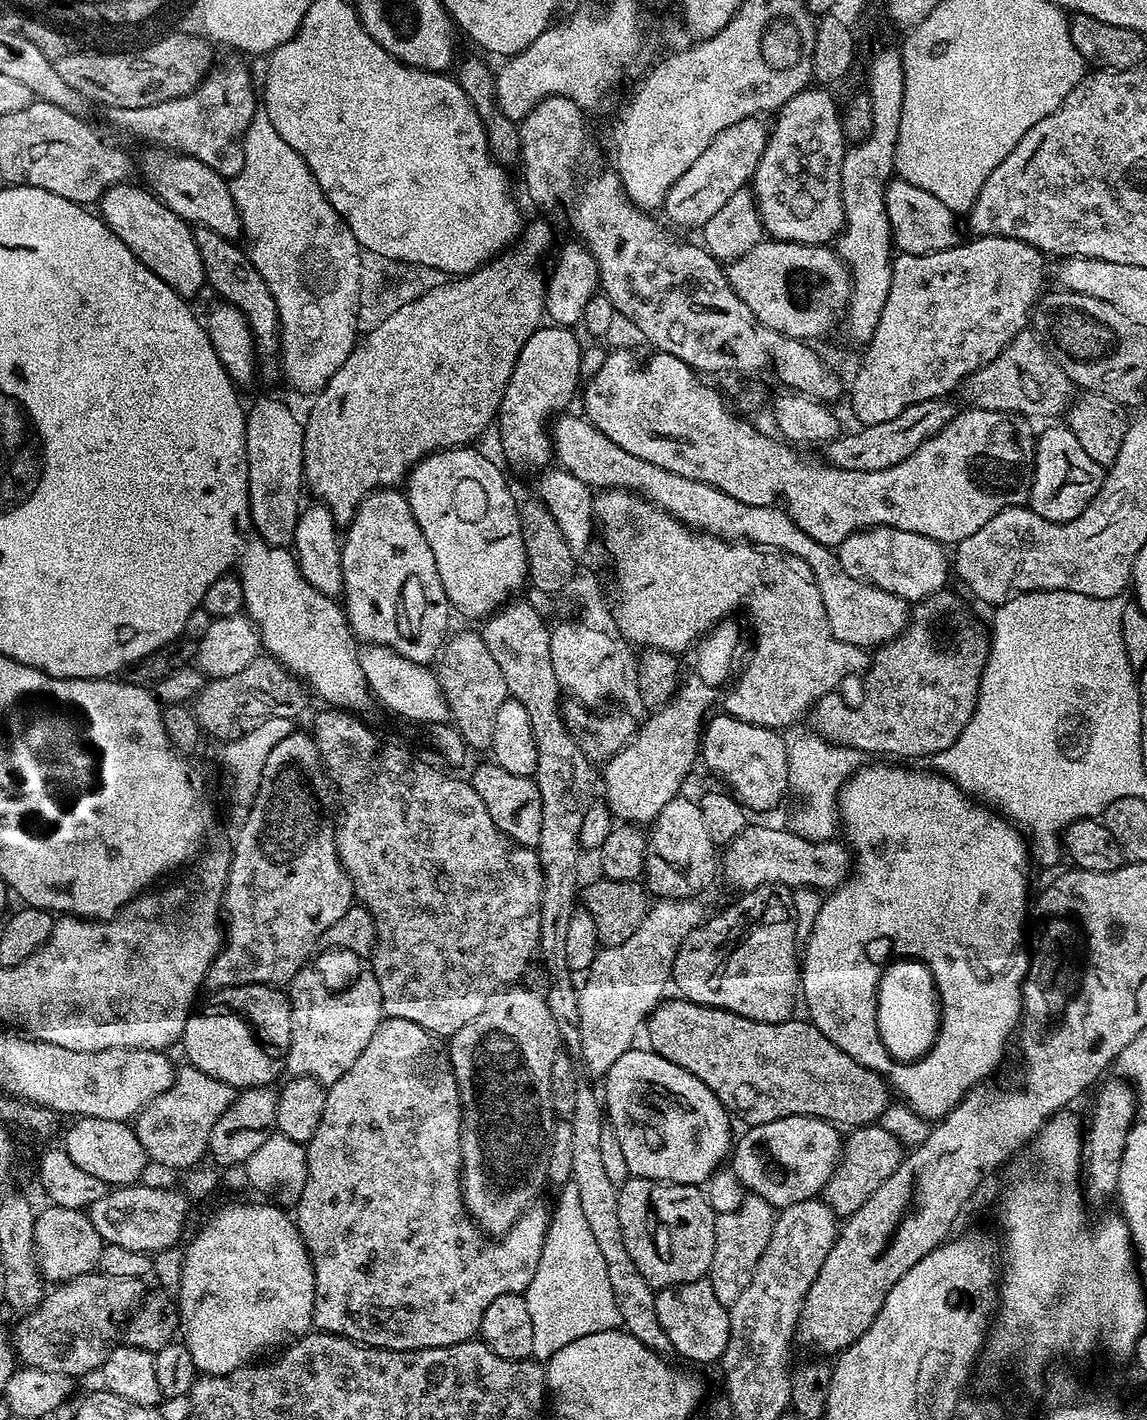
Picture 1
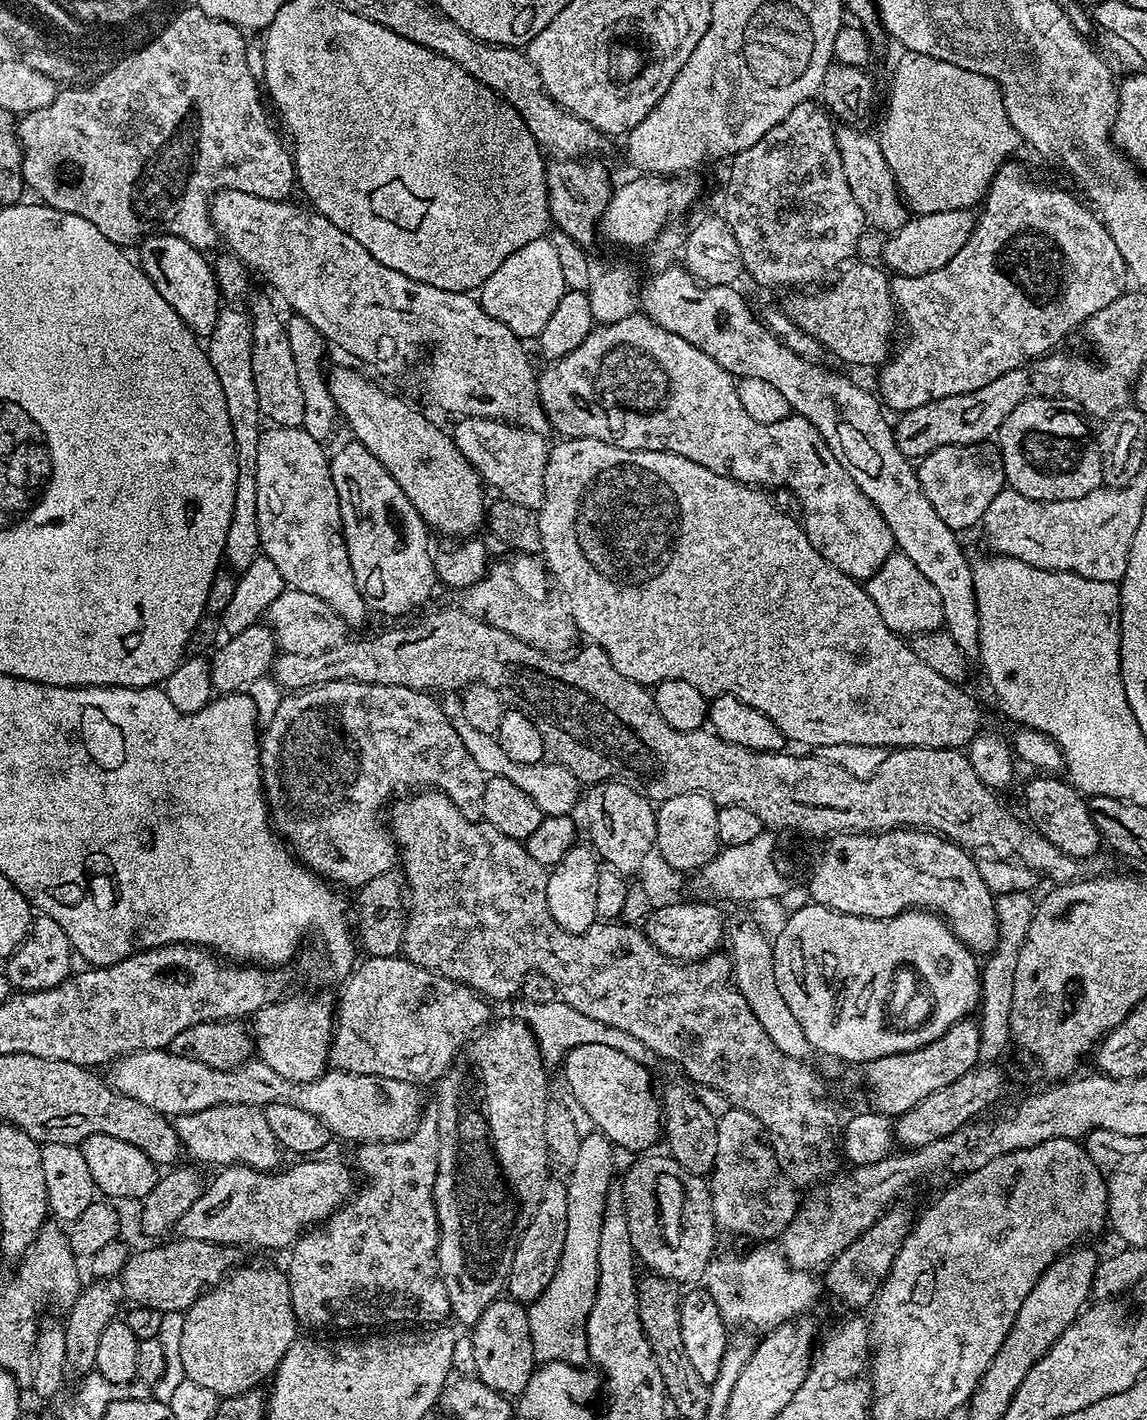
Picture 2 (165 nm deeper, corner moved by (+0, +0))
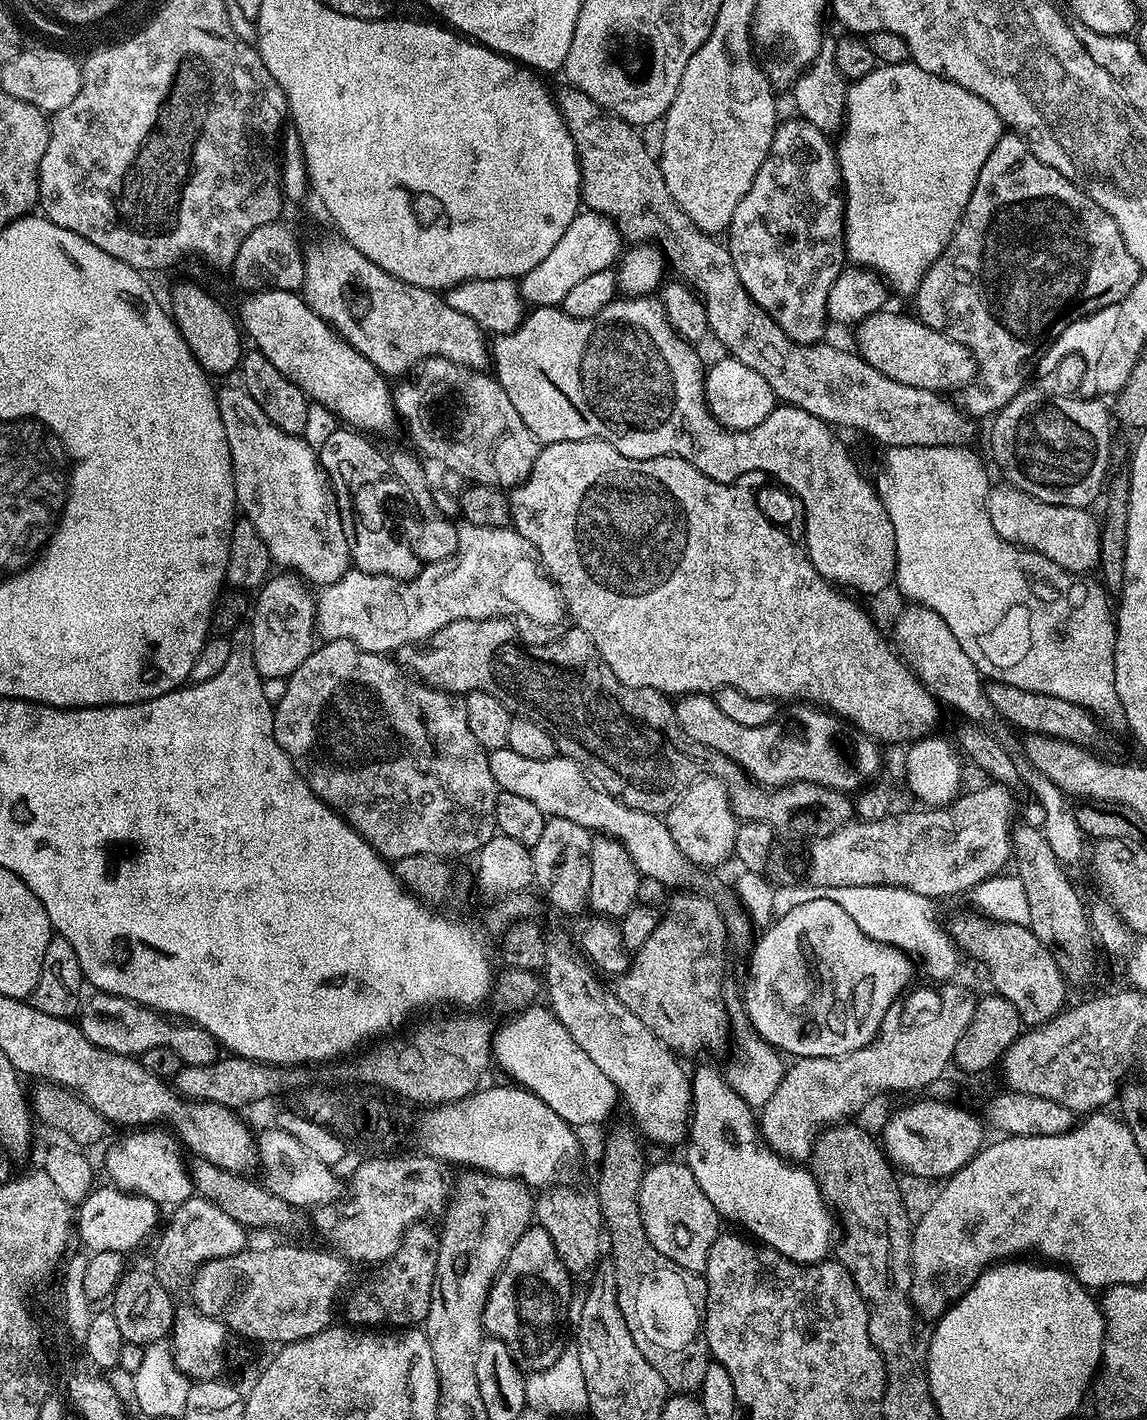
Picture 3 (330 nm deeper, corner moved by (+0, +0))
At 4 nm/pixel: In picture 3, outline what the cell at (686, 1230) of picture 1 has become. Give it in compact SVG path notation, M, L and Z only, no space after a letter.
M679 1162L645 1167L638 1202L646 1238L654 1242L656 1249L666 1254L670 1262L678 1262L678 1266L686 1270L704 1274L710 1246L722 1231L722 1219L699 1189L687 1164Z

